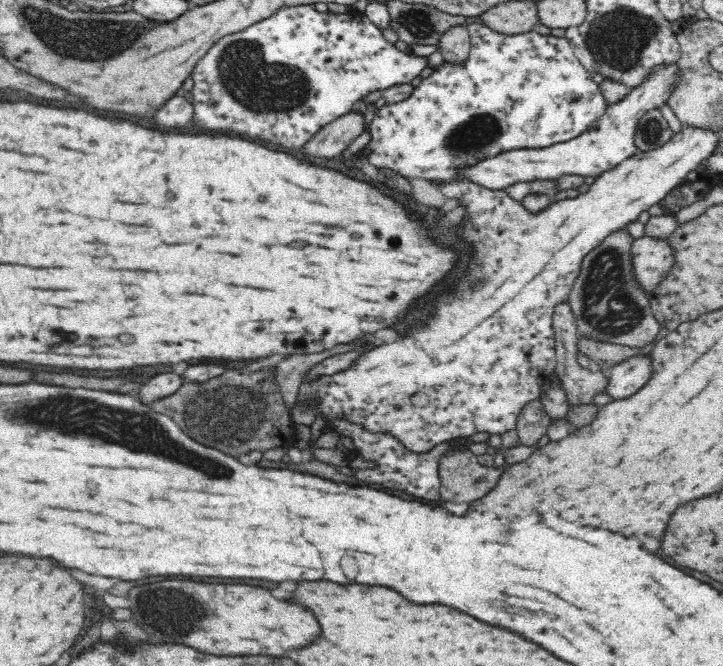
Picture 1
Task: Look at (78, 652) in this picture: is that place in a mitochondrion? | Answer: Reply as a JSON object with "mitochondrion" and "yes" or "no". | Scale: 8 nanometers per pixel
{"mitochondrion":"no"}

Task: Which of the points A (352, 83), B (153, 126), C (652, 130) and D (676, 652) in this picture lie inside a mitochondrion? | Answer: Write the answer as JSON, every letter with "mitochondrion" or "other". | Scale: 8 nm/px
{"A":"other","B":"other","C":"mitochondrion","D":"other"}

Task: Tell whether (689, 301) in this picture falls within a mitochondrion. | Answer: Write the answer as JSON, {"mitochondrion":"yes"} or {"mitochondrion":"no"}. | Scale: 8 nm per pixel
{"mitochondrion":"no"}

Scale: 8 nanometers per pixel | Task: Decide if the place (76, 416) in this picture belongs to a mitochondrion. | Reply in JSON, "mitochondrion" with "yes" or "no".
{"mitochondrion":"yes"}

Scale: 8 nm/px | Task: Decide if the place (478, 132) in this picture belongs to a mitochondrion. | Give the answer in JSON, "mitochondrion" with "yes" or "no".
{"mitochondrion":"yes"}

